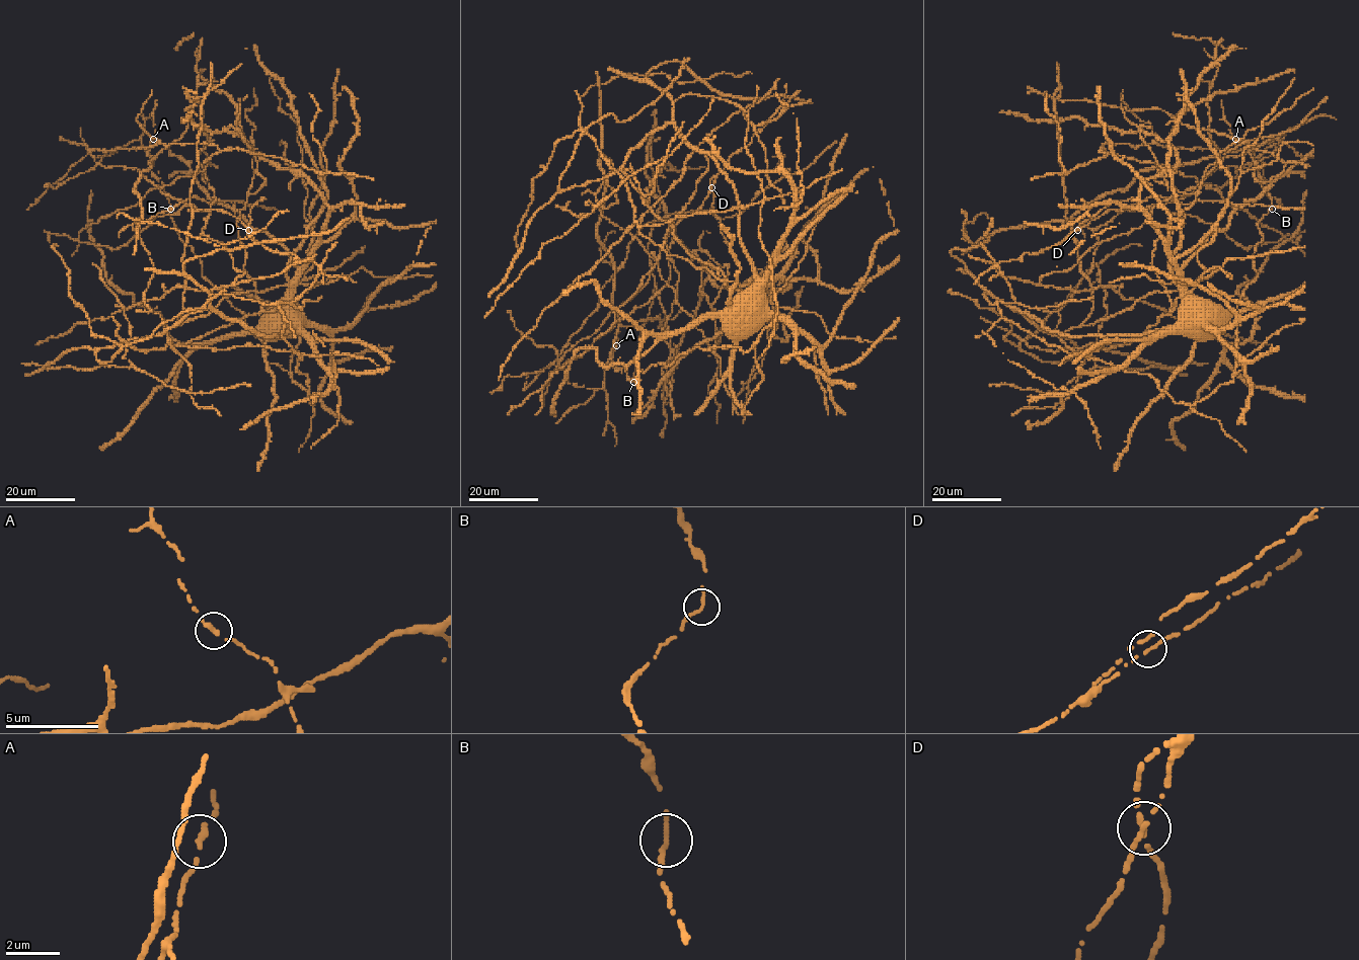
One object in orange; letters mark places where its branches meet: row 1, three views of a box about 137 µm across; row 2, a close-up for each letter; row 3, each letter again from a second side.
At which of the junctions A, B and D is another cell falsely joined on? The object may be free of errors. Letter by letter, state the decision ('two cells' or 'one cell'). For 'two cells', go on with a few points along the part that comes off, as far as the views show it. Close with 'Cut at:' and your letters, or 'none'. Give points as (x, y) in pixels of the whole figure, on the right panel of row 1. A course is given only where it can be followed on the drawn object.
A: two cells | (1235, 139), (1246, 144), (1258, 169), (1259, 178), (1264, 181)
B: one cell
D: one cell
Cut at: A

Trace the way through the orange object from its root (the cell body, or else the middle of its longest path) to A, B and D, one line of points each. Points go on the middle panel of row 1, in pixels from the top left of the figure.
A: (758, 291), (682, 95), (748, 111), (776, 314), (745, 352), (633, 382), (616, 345)
B: (758, 291), (734, 184), (674, 123), (682, 95), (748, 111), (777, 311), (745, 352), (695, 347), (633, 381)
D: (758, 291), (734, 184), (683, 136), (673, 102), (728, 99), (754, 125), (781, 105), (711, 187)

